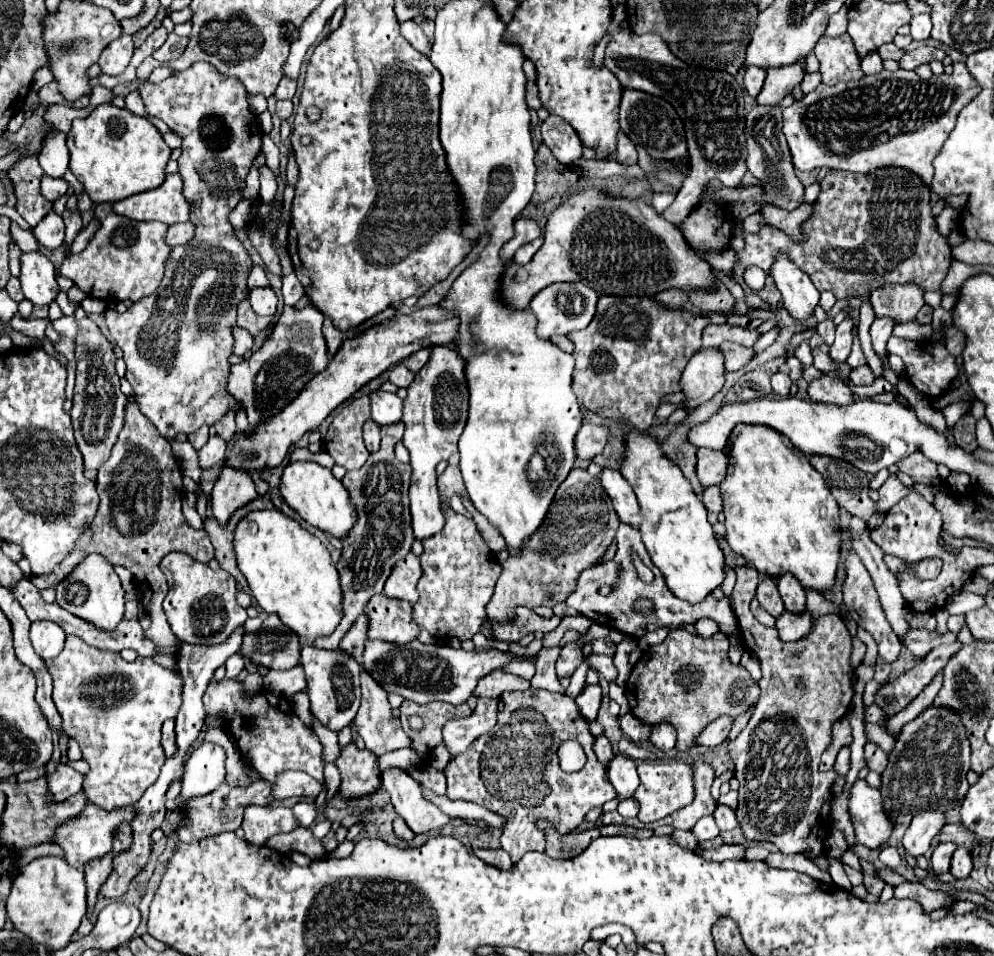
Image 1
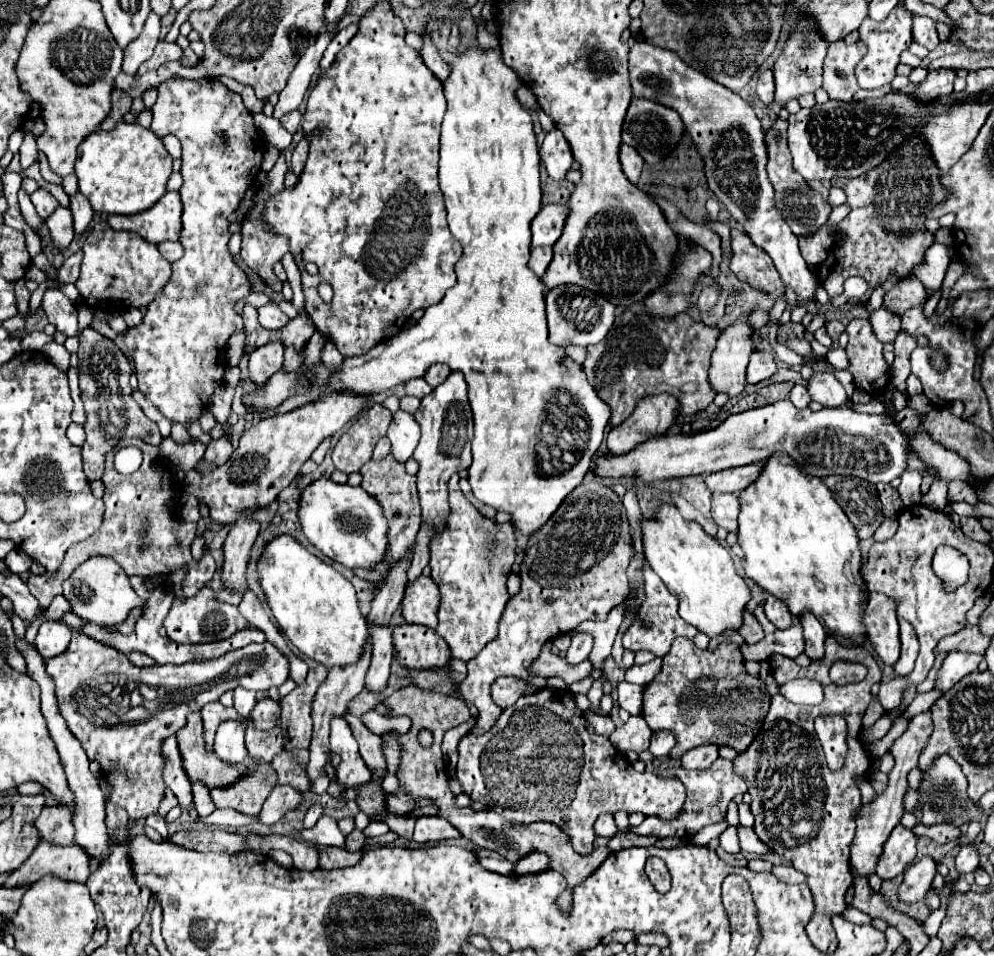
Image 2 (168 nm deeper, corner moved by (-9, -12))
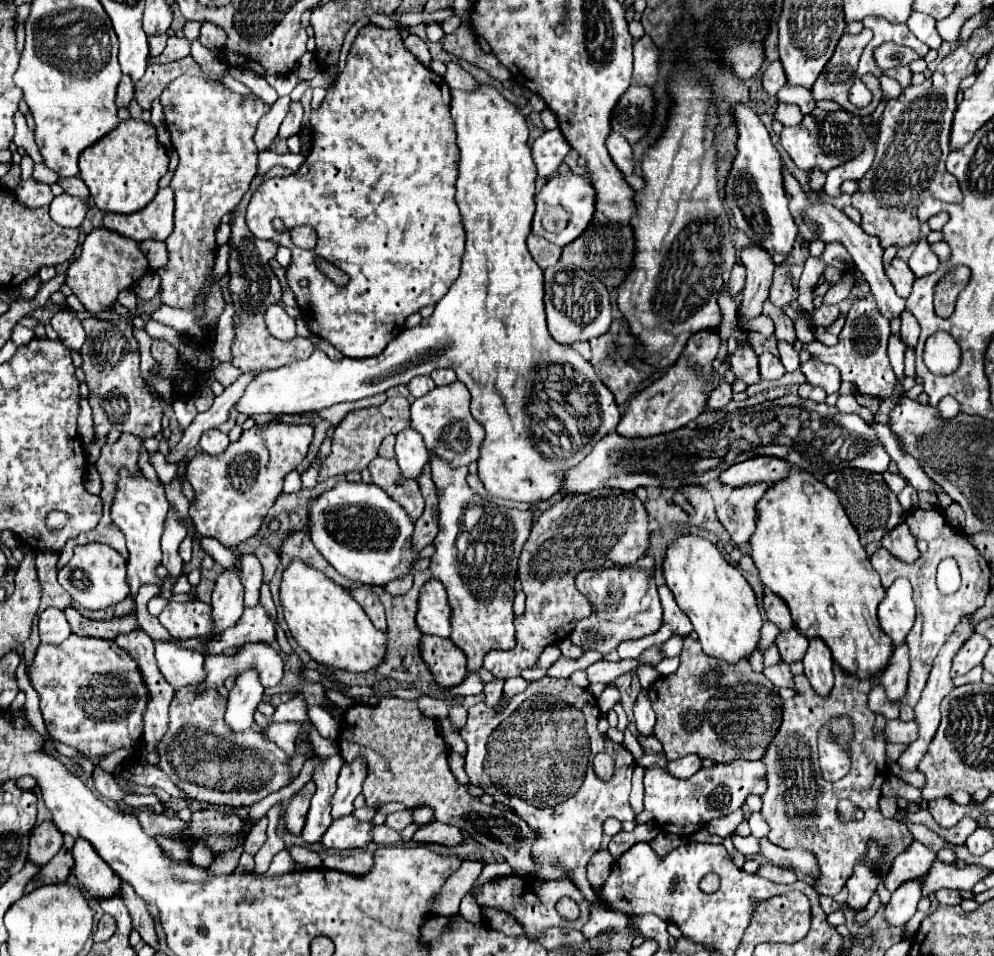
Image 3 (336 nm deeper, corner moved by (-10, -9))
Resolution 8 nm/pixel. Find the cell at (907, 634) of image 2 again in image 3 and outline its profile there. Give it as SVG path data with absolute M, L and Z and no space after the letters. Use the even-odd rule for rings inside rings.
M902 644L894 650L890 666L886 668L886 672L880 678L880 684L886 690L886 696L890 698L890 702L900 702L902 694L906 694L906 678L908 678L908 646Z

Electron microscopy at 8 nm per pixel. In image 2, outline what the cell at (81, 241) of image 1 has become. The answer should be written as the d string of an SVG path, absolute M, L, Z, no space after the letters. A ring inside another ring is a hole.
M77 251L77 253L69 255L69 257L65 259L65 263L61 265L57 279L59 279L59 281L63 281L63 283L75 283L75 281L77 281L77 277L79 277L81 257L83 257L83 253L81 253L81 251Z

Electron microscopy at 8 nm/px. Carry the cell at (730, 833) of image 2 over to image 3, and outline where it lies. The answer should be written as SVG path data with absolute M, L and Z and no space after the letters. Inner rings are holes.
M732 836L732 842L734 846L748 858L748 856L756 856L760 854L758 850L758 840L754 836L748 836L748 838L742 838L742 836Z

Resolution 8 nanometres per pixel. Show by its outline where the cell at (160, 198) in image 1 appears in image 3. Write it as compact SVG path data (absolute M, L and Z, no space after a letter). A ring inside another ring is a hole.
M162 188L154 200L138 210L136 214L104 214L104 228L108 230L114 230L126 238L132 238L136 242L142 242L142 240L166 240L170 234L172 234L172 226L174 226L174 194L172 194L172 188Z

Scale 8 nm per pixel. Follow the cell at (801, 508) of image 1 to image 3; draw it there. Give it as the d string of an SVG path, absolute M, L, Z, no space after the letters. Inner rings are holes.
M796 468L796 472L792 470L786 480L770 486L764 498L756 506L756 532L754 538L750 540L750 556L760 572L762 584L788 604L794 626L810 640L810 648L804 656L804 674L808 676L818 696L826 698L834 686L834 674L832 674L834 662L846 674L858 676L860 680L876 678L886 670L894 646L890 638L884 634L884 630L880 628L876 616L876 608L886 596L886 590L882 588L876 570L870 566L868 554L860 544L858 532L848 522L846 512L838 502L838 496L830 492L830 488L824 482Z

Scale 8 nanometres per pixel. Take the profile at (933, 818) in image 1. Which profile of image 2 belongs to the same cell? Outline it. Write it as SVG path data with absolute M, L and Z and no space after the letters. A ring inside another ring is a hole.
M929 855L915 861L905 871L905 879L903 879L901 887L899 887L899 897L903 901L909 901L909 903L923 899L927 895L927 891L931 889L931 881L933 881L933 877L937 873L935 867L937 867L937 863Z

